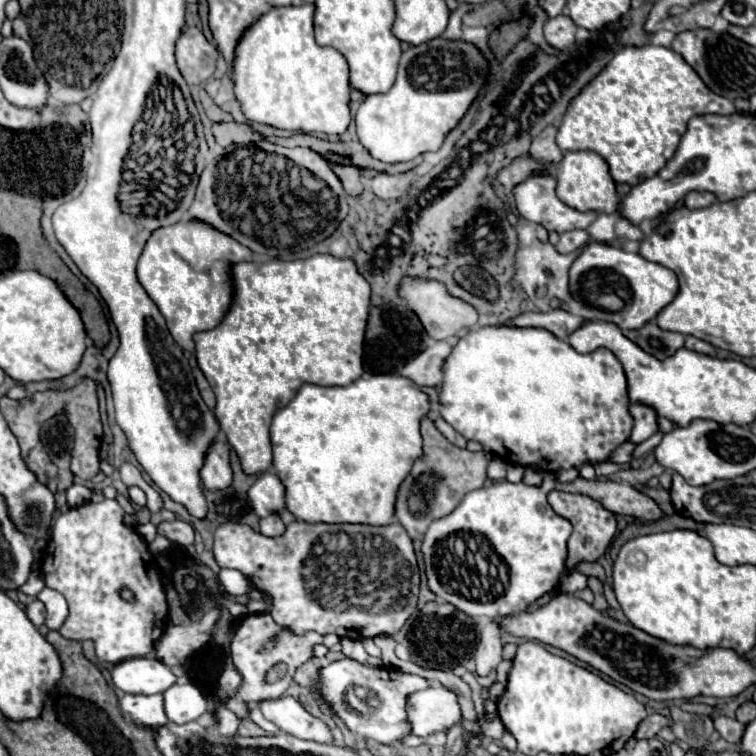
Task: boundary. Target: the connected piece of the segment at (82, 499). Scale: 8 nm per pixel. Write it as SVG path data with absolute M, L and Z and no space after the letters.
M69 486L67 488L67 502L69 506L79 506L79 504L85 504L91 500L91 490L87 486Z

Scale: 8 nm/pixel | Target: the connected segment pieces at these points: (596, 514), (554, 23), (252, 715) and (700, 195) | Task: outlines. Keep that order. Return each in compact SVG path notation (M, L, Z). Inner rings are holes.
M551 490L547 500L559 516L567 518L573 524L573 534L569 538L569 558L567 558L569 570L583 560L595 562L599 556L605 554L605 550L611 544L615 530L617 530L615 516L611 512L607 512L597 500L593 500L589 496L581 496L581 494L567 494L567 492L559 492L559 490Z
M563 14L549 18L543 26L545 40L557 50L563 50L575 42L575 30L577 30L577 26L573 24L573 20L569 16L563 16Z
M256 707L249 708L248 716L255 724L260 726L264 730L272 734L276 734L278 732L278 728L272 722L265 719L258 708Z
M689 192L685 196L685 206L687 208L707 208L713 202L717 202L717 198L711 192Z

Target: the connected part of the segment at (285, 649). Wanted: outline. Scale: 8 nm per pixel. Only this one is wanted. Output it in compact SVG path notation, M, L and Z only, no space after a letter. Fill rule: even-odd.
M249 614L241 622L237 622L237 630L231 642L231 656L233 656L235 668L239 670L243 678L243 684L239 688L239 698L245 702L257 702L263 698L279 698L289 688L297 666L301 666L313 656L311 648L319 644L321 640L323 636L317 632L307 632L301 636L297 636L295 632L289 632L287 628L277 626L269 614ZM279 662L287 664L287 674L277 682L267 682L265 676L269 668Z

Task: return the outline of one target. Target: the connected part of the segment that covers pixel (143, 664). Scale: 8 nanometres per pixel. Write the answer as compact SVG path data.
M131 658L119 662L113 670L113 684L127 694L161 694L171 684L177 682L177 676L161 664L157 658Z

